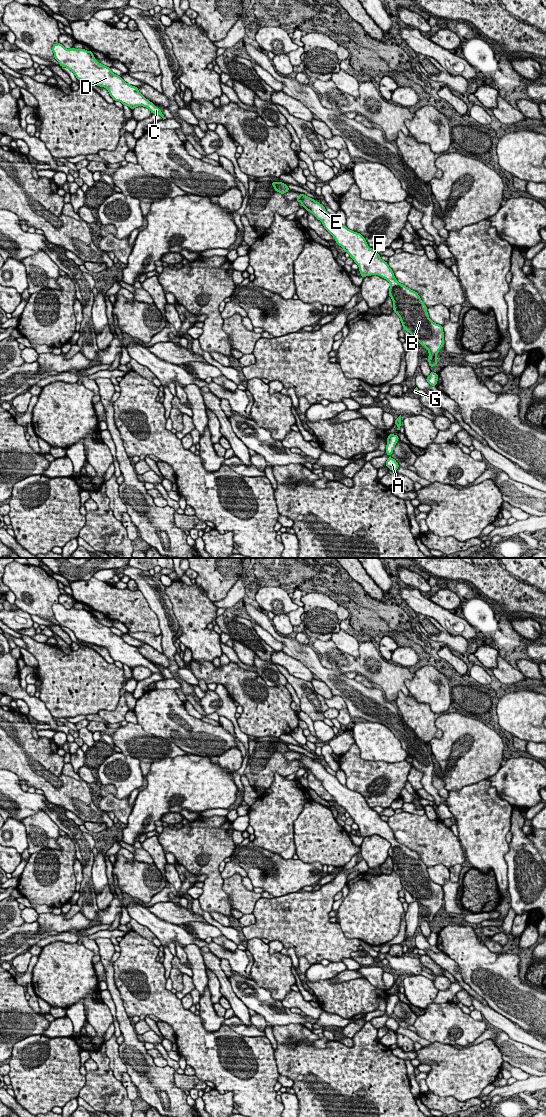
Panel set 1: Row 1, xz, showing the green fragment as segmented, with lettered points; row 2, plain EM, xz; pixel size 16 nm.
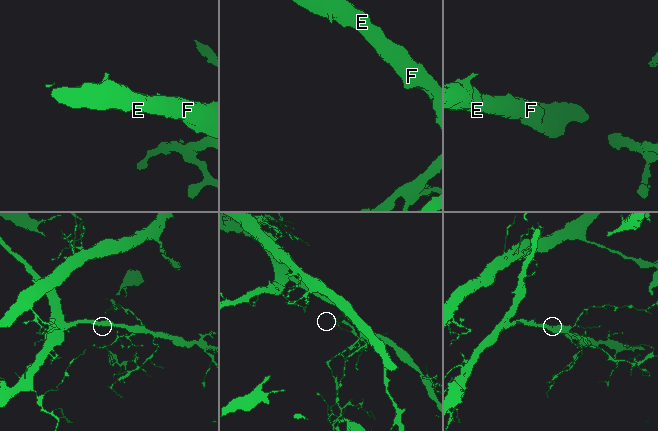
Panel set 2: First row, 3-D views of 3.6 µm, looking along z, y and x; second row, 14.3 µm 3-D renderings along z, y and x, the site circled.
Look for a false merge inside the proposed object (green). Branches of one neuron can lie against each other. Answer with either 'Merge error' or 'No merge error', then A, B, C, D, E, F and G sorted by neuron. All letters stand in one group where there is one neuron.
No merge error. Groups: A B C D E F G

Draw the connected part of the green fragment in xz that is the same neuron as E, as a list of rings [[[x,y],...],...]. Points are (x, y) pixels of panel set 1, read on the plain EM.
[[[302,753],[296,761],[320,780],[337,805],[349,813],[359,827],[361,837],[379,835],[391,844],[389,857],[392,858],[393,871],[400,877],[403,889],[428,910],[430,927],[437,925],[437,913],[444,905],[443,887],[429,878],[427,866],[418,853],[400,844],[387,822],[368,806],[365,798],[342,785],[322,764]]]

